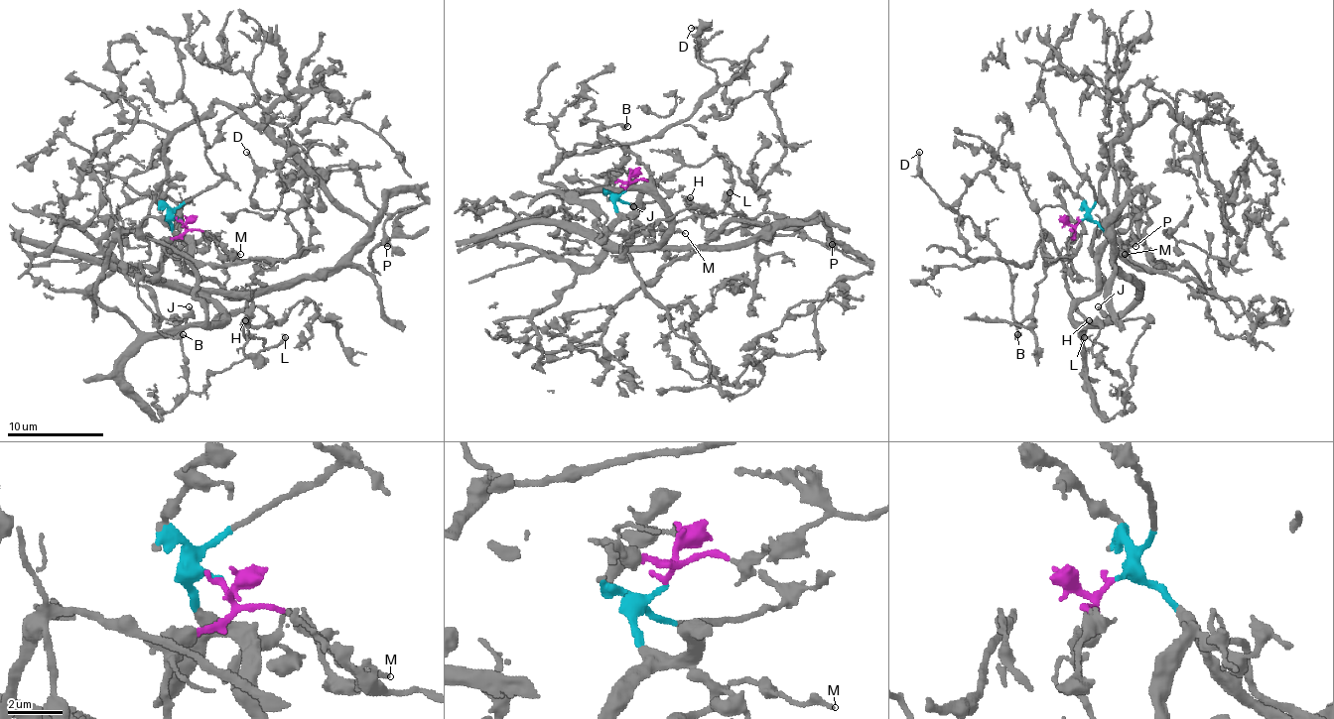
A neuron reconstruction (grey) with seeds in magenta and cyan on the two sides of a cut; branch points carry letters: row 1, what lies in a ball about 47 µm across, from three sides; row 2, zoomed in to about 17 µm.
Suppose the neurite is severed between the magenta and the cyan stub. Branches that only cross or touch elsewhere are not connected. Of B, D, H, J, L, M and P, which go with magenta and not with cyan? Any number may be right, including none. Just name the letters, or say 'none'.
none

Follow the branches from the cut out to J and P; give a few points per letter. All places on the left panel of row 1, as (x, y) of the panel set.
J: (181, 221), (207, 317), (152, 334), (122, 368), (159, 419), (188, 388), (176, 317), (188, 305)
P: (181, 221), (207, 322), (224, 317), (209, 296), (324, 277), (391, 196), (415, 192), (383, 223), (386, 245)

